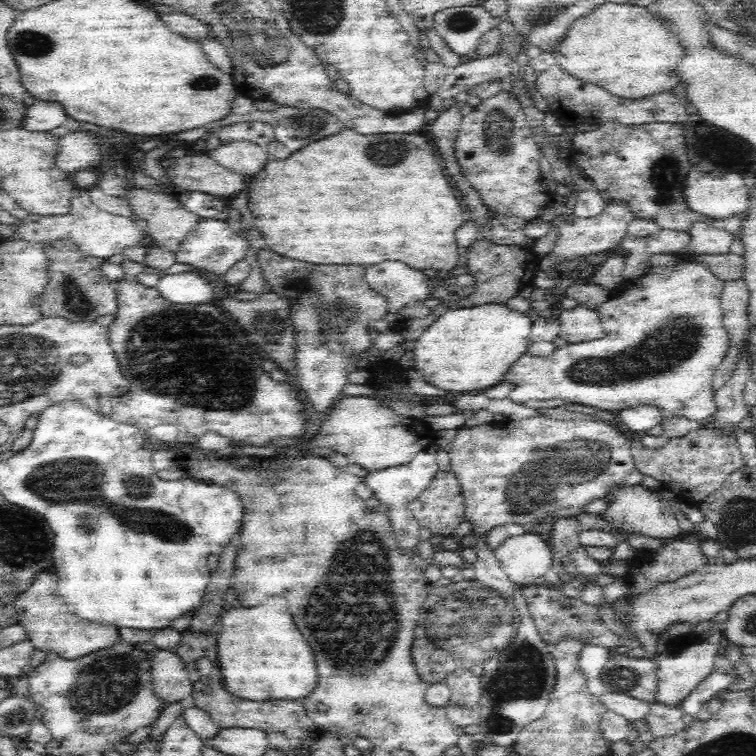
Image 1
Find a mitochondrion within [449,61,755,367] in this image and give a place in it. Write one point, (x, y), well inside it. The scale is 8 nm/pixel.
(665, 174)

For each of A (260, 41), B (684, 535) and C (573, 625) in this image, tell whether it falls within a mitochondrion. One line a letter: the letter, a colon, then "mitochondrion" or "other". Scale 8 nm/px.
A: mitochondrion
B: other
C: other

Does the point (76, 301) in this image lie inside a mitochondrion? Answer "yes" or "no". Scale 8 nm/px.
yes

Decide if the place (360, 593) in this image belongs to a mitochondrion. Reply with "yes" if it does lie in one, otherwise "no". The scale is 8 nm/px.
yes

